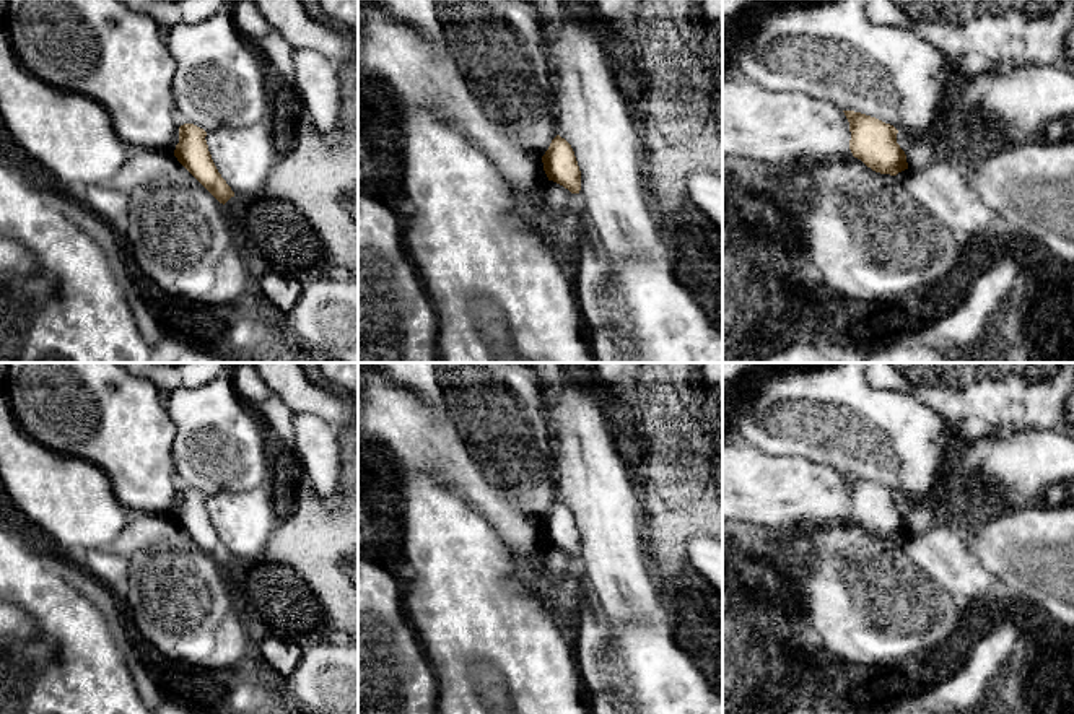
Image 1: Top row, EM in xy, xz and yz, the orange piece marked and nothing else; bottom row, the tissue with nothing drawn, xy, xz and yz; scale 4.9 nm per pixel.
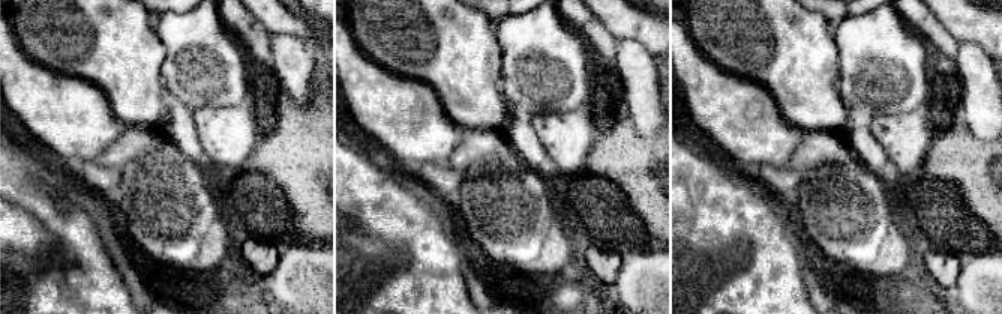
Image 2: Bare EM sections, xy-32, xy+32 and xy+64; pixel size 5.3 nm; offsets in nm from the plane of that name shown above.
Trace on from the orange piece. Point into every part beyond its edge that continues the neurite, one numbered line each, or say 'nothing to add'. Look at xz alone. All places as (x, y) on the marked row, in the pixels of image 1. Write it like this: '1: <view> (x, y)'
nothing to add

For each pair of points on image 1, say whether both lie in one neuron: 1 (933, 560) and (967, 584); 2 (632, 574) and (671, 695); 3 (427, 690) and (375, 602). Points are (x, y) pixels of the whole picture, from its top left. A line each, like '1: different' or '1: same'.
1: same
2: different
3: same

